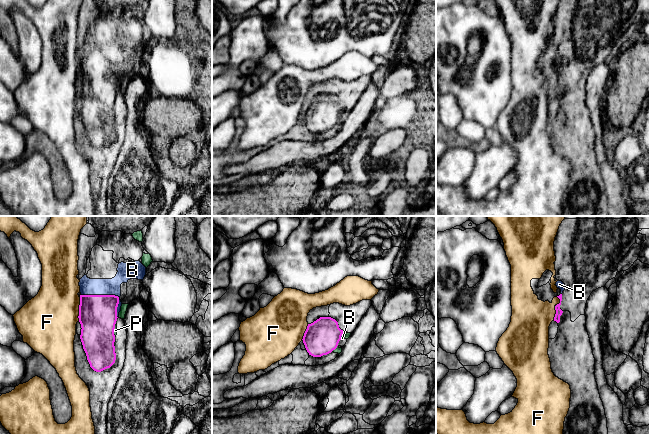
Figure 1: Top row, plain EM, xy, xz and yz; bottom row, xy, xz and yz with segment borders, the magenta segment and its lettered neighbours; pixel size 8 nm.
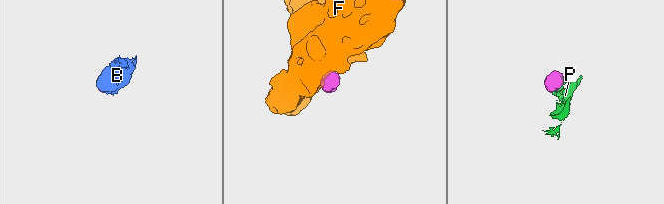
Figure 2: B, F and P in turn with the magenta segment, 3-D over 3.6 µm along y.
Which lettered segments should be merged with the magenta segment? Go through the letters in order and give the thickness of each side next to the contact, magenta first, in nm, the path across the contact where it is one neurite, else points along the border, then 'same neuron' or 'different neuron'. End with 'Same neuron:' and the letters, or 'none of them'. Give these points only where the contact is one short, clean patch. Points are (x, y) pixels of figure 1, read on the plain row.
B: 300/140 nm | same neuron
F: 50/320 nm | along yz (557, 72), (559, 78), (555, 82), (553, 96) | different neuron
P: 300/30 nm | same neuron
Same neuron: B, P

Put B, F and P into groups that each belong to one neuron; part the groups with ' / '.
B P / F

